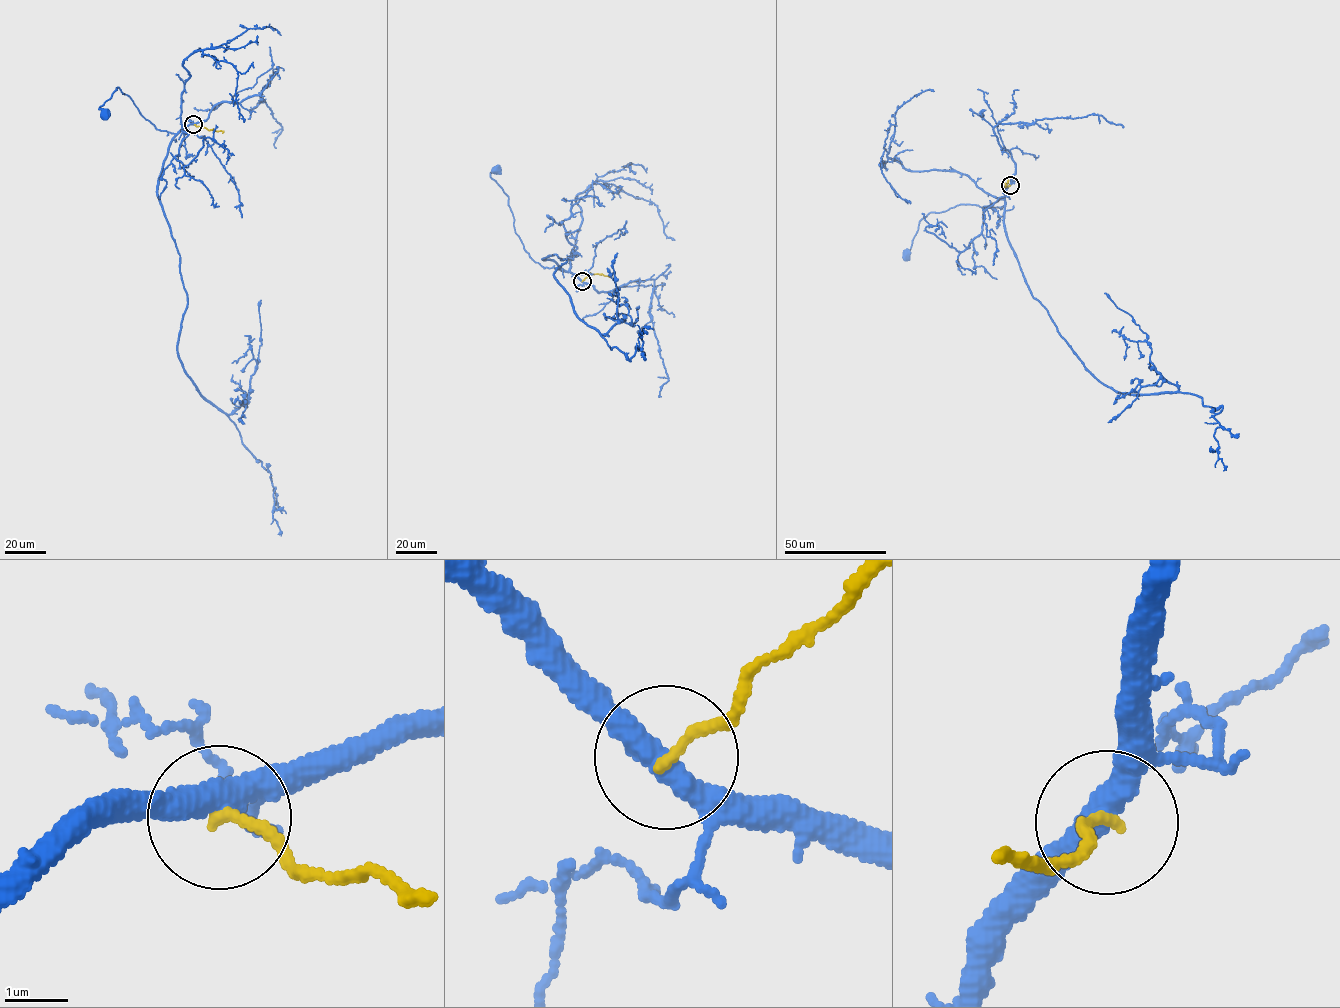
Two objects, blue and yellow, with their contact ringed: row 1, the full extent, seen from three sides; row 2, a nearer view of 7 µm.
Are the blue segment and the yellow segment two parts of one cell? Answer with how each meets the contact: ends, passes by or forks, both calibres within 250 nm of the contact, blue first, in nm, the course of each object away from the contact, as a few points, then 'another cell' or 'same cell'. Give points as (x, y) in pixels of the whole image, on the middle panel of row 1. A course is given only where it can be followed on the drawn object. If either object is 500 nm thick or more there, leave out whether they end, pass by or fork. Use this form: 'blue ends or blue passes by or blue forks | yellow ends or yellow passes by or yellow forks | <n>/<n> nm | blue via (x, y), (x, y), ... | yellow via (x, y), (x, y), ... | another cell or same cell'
blue passes by | yellow ends | 400/180 nm | blue via (582, 281), (569, 272), (545, 268), (524, 249), (515, 230), (508, 197), (490, 176), (496, 169) | yellow via (582, 281), (591, 274), (610, 275) | another cell

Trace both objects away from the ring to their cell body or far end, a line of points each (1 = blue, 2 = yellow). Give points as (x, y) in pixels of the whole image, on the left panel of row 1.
1: (194, 124), (176, 133), (157, 129), (119, 87), (99, 108), (105, 113)
2: (194, 124), (222, 133)

